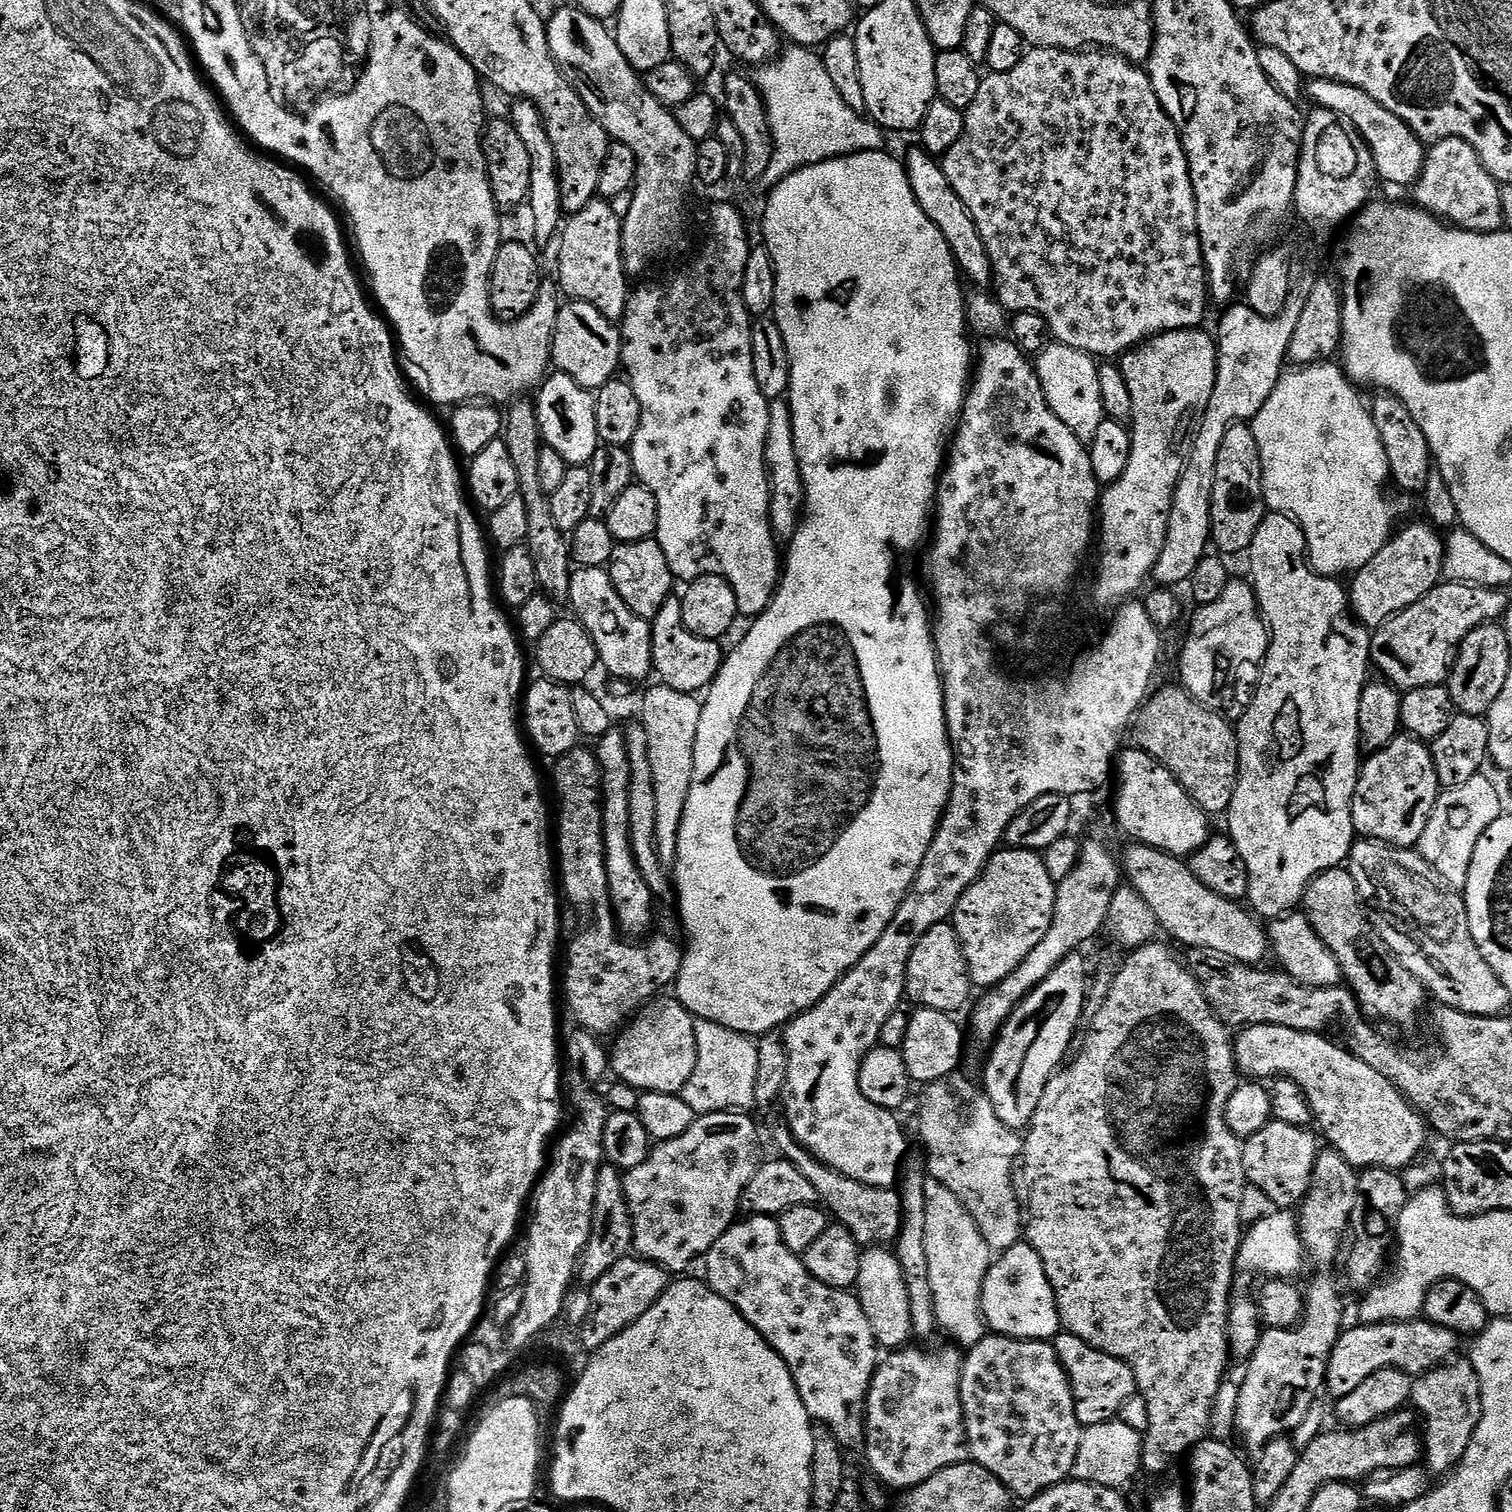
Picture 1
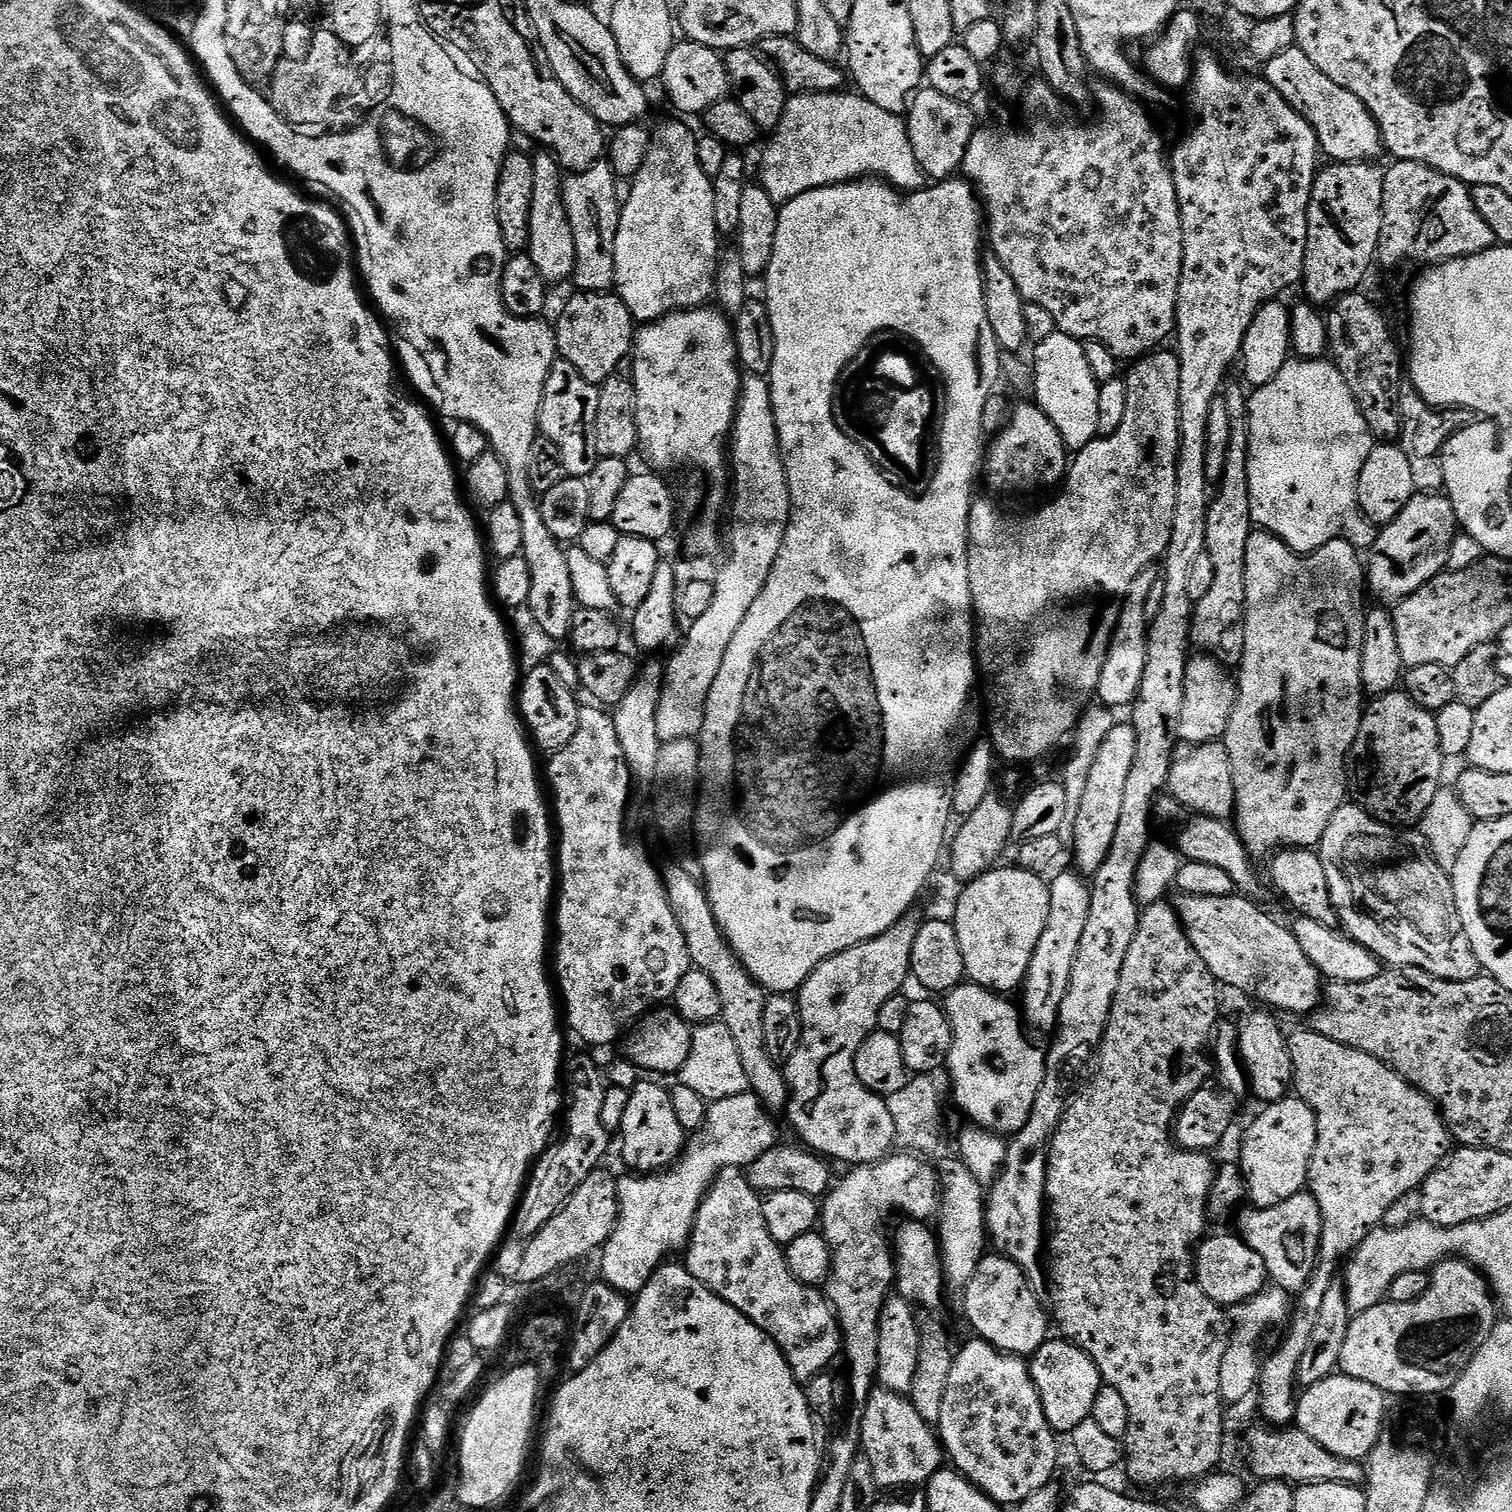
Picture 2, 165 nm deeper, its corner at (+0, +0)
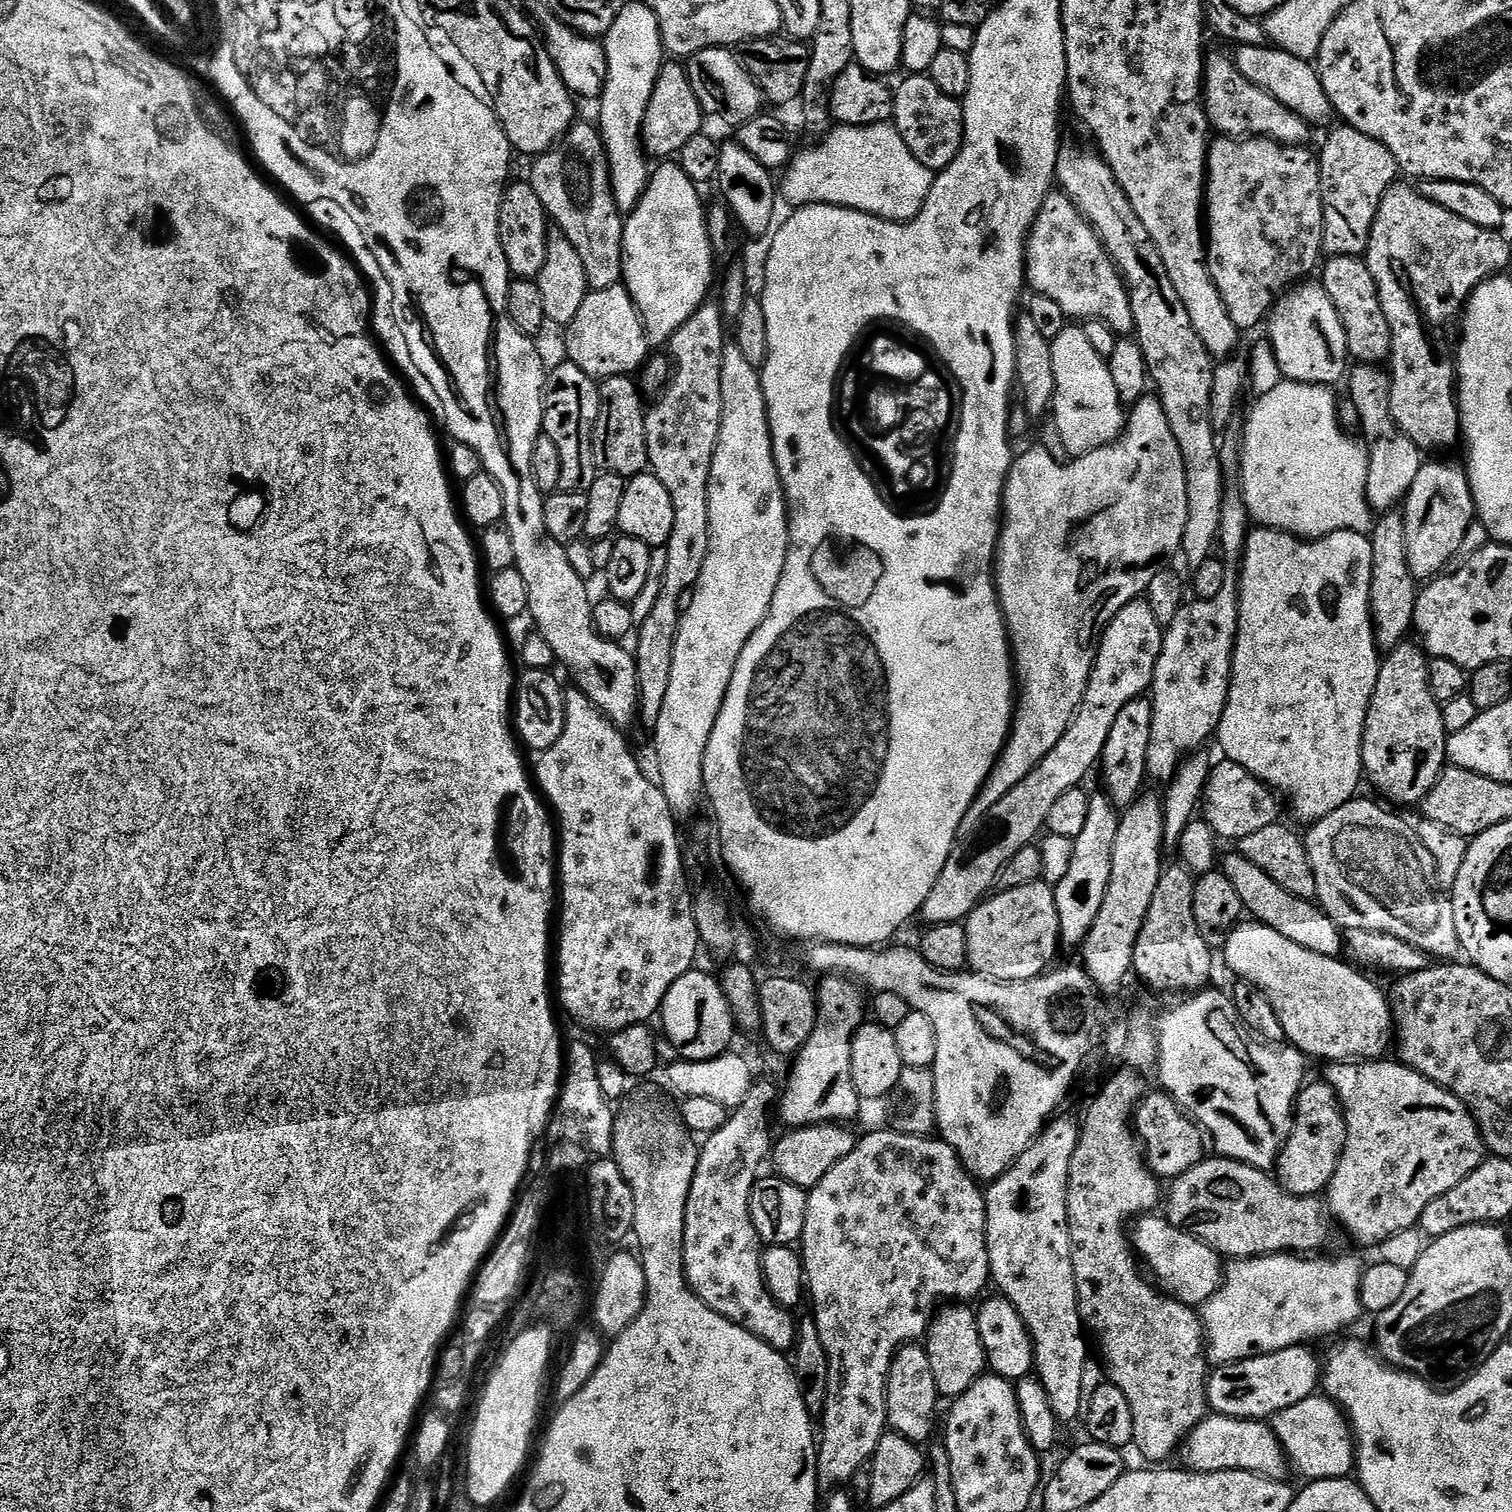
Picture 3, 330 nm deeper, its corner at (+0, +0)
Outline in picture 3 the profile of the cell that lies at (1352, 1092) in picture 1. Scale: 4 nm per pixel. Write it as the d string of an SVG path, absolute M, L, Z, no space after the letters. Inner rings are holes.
M1395 1059L1332 1062L1323 1079L1334 1089L1344 1112L1344 1138L1334 1172L1326 1187L1326 1208L1360 1244L1379 1246L1407 1228L1416 1228L1422 1210L1452 1190L1486 1159L1484 1139L1468 1107L1442 1086L1430 1082Z

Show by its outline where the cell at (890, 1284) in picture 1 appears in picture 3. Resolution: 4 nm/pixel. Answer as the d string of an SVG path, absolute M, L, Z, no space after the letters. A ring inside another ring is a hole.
M913 1342L905 1344L903 1348L896 1351L896 1357L893 1358L892 1365L890 1366L888 1389L884 1397L886 1398L886 1406L888 1407L888 1428L893 1432L897 1432L902 1438L906 1438L911 1444L917 1446L923 1445L923 1440L931 1434L935 1426L936 1429L938 1426L938 1420L937 1424L935 1420L938 1393L934 1386L934 1373L930 1371L930 1358L928 1357L927 1347Z

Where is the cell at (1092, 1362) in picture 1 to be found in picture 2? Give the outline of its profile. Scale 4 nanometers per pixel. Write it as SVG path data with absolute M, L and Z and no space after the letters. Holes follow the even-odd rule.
M1067 1338L1059 1339L1049 1339L1037 1352L1033 1352L1030 1367L1032 1381L1042 1398L1042 1408L1050 1426L1058 1434L1070 1434L1091 1417L1102 1381L1098 1366L1086 1350Z

